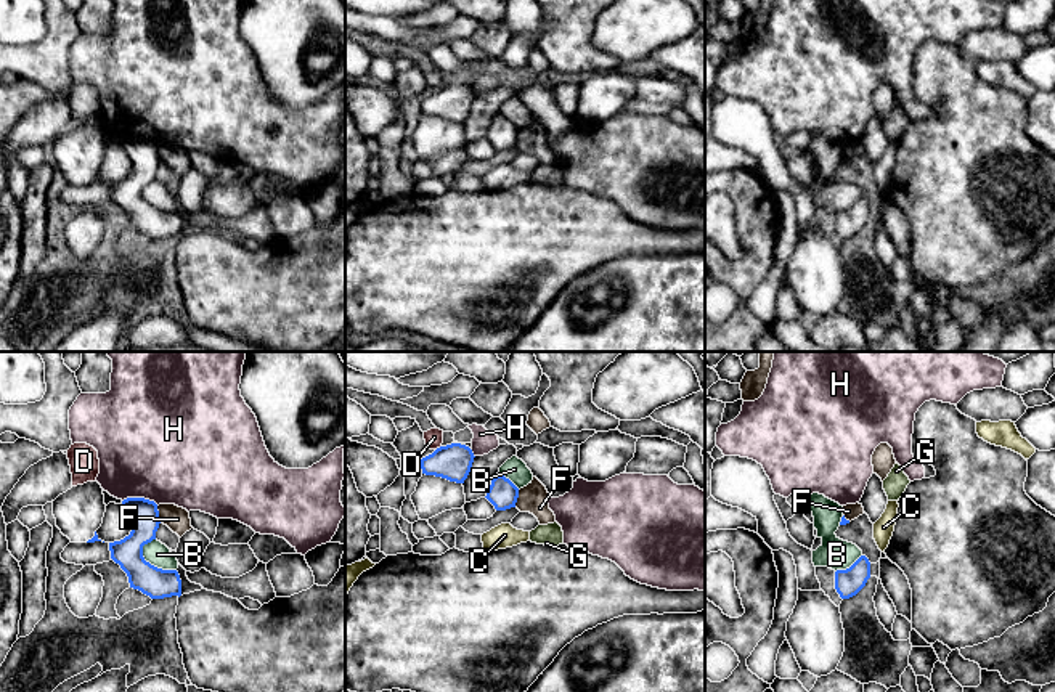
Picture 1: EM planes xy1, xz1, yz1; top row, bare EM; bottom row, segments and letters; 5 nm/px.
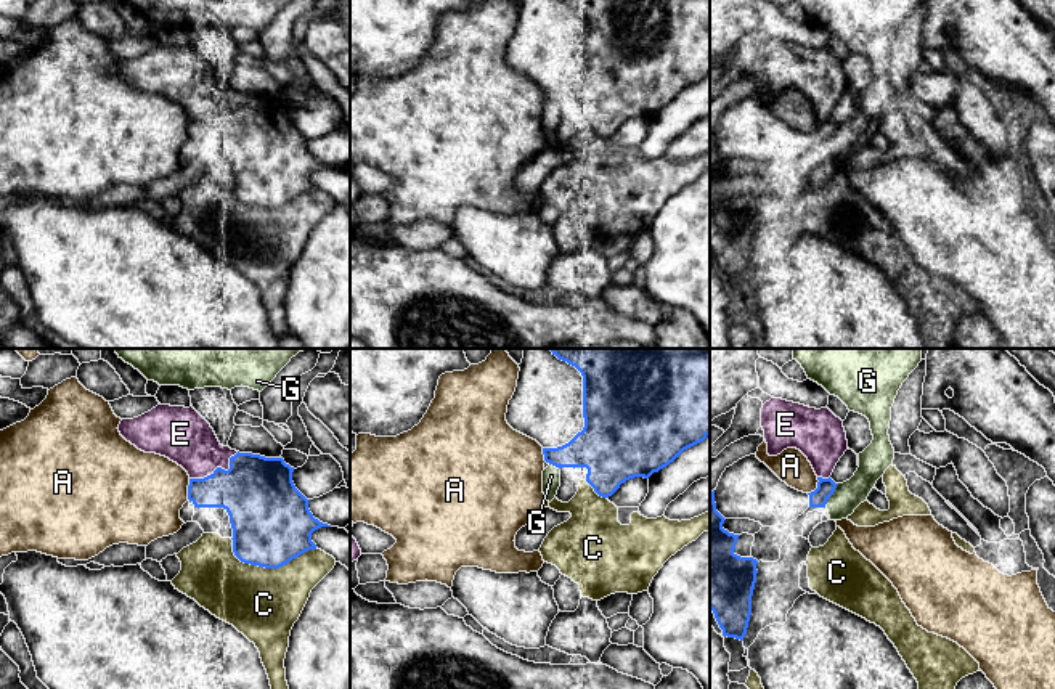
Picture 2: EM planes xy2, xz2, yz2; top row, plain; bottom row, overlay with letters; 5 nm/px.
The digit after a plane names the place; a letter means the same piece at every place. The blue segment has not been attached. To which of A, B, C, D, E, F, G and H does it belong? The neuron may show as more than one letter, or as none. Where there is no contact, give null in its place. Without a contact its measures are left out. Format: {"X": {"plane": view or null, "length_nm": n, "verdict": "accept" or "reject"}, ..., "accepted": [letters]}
{"A": {"plane": "xy2", "length_nm": 110, "verdict": "reject"}, "B": {"plane": "xy1", "length_nm": 220, "verdict": "reject"}, "C": {"plane": "xy2", "length_nm": 440, "verdict": "reject"}, "D": {"plane": "xz1", "length_nm": 40, "verdict": "reject"}, "E": {"plane": "xy2", "length_nm": 280, "verdict": "accept"}, "F": {"plane": "xz1", "length_nm": 90, "verdict": "reject"}, "G": {"plane": "yz2", "length_nm": 120, "verdict": "reject"}, "H": {"plane": "xy1", "length_nm": 190, "verdict": "reject"}, "accepted": ["E"]}

